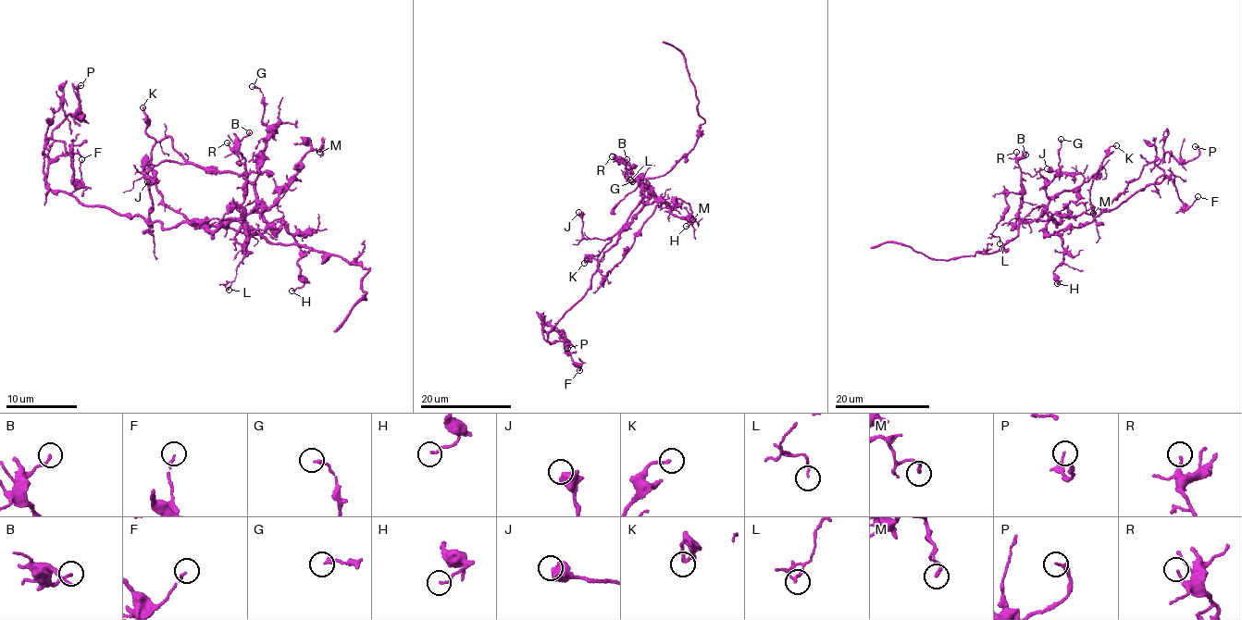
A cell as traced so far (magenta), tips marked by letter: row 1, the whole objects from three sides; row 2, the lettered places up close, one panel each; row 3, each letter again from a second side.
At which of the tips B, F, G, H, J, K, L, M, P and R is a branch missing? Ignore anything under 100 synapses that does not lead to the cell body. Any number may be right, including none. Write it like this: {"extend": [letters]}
{"extend": []}

